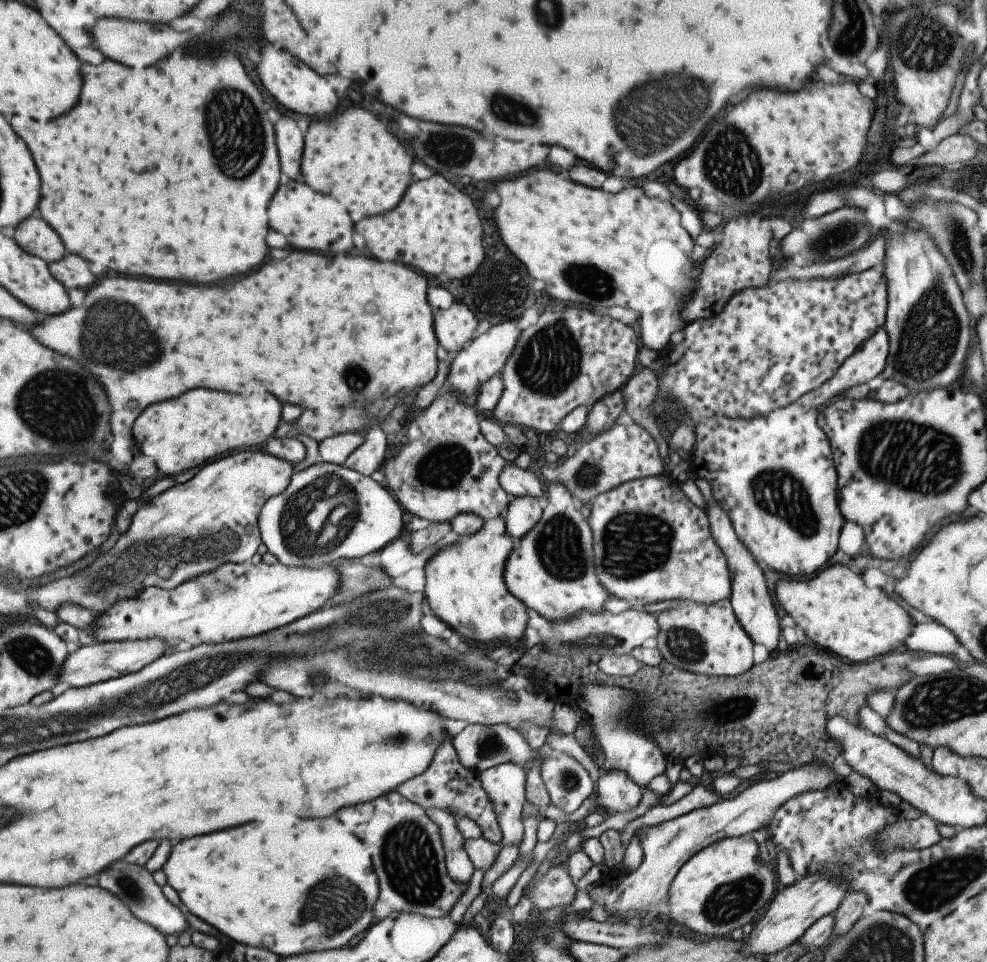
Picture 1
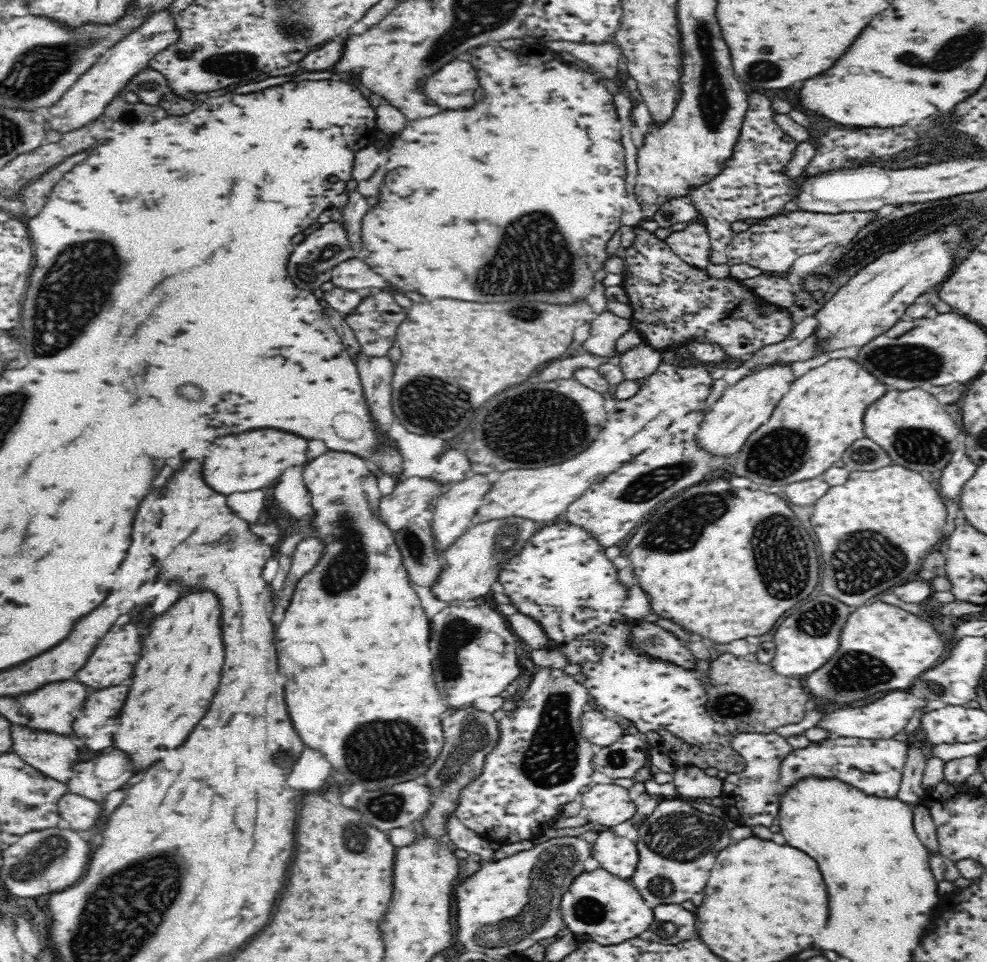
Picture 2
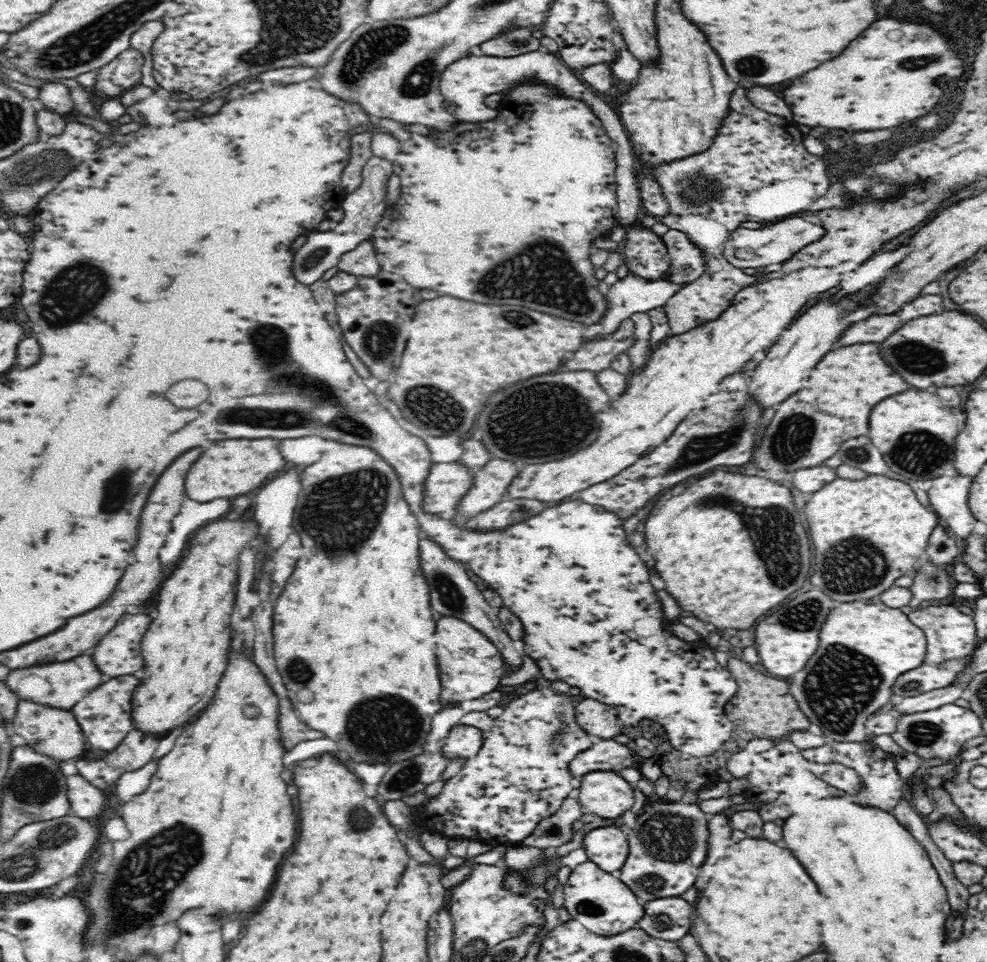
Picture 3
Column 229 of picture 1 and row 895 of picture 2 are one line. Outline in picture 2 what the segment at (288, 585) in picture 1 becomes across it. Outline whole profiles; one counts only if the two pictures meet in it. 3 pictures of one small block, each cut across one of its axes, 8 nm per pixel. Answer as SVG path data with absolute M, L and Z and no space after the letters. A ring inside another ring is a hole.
M602 867L581 872L563 894L560 903L563 922L577 940L593 940L602 945L615 945L643 933L653 921L653 909L626 879L614 876Z

